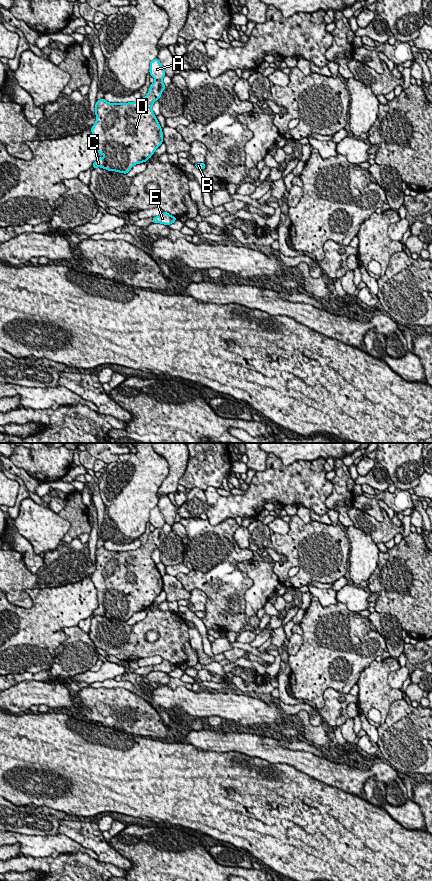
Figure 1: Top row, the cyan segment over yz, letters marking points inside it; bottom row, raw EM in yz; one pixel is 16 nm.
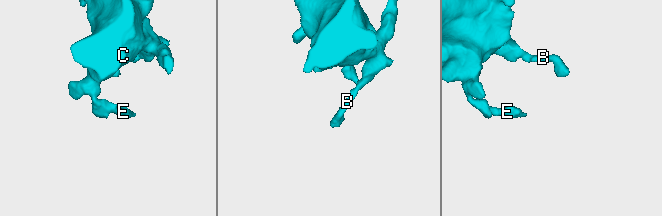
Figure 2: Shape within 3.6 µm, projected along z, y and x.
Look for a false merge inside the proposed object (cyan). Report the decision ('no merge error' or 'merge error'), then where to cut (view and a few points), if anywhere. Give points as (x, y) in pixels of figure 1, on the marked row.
merge error | yz (156, 79), (161, 80)

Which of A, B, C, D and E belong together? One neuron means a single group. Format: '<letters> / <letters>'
A / B C D E

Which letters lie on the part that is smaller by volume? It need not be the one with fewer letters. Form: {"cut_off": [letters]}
{"cut_off": ["A"]}

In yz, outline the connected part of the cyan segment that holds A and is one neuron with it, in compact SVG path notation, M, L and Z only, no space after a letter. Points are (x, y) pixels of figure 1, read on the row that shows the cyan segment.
M155 58L150 62L150 71L149 71L151 77L153 77L155 80L162 80L165 76L164 67L158 60L158 58Z

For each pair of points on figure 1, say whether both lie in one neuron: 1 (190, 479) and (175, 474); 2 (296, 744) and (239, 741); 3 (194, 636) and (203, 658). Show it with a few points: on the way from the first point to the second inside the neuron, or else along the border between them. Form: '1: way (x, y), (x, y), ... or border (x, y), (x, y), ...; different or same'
1: border (188, 453), (187, 467), (178, 484); different
2: border (270, 736), (283, 746), (291, 749), (301, 749); different
3: way (195, 641), (200, 653); same

